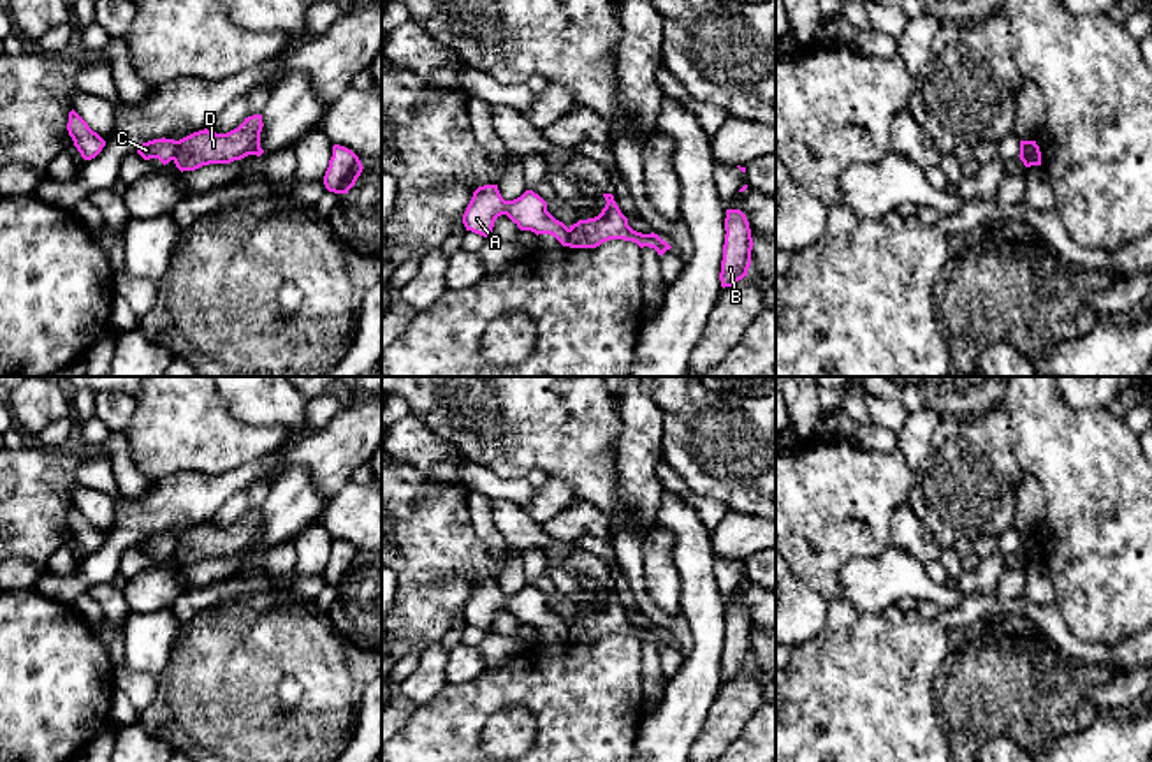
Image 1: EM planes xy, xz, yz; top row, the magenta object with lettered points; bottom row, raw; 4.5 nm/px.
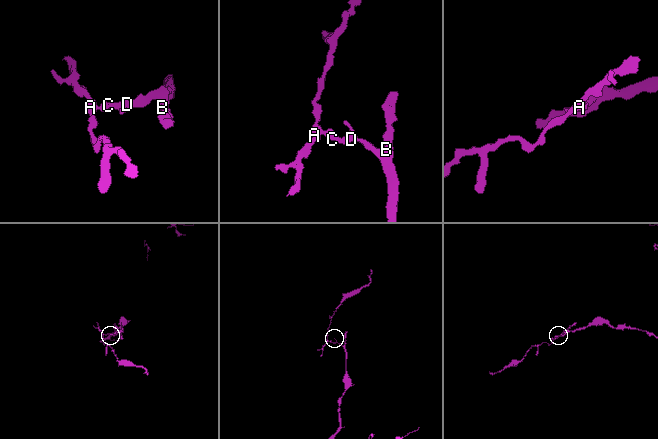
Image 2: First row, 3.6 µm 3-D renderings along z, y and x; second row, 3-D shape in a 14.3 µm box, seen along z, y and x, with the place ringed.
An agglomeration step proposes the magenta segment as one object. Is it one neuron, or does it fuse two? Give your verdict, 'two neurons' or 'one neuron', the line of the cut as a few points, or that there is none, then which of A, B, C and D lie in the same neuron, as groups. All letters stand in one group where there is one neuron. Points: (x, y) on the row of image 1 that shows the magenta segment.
two neurons; cut xy (178, 141), (173, 159); groups A C / B D

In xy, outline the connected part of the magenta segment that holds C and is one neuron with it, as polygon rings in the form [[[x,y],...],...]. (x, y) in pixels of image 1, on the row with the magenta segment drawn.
[[[153,139],[148,143],[142,143],[142,146],[137,150],[137,153],[144,158],[158,158],[164,165],[174,160],[176,157],[176,146],[178,141],[174,139]]]

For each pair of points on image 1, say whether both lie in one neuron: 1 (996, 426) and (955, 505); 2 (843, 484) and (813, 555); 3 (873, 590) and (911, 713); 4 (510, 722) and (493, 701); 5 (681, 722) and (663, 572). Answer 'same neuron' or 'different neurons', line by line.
1: same neuron
2: same neuron
3: different neurons
4: different neurons
5: different neurons

